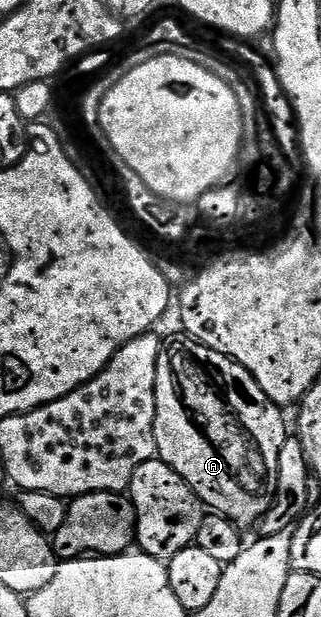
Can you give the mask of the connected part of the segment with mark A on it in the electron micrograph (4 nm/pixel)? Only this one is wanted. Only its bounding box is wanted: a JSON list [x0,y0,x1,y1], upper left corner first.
[155,335,289,527]

